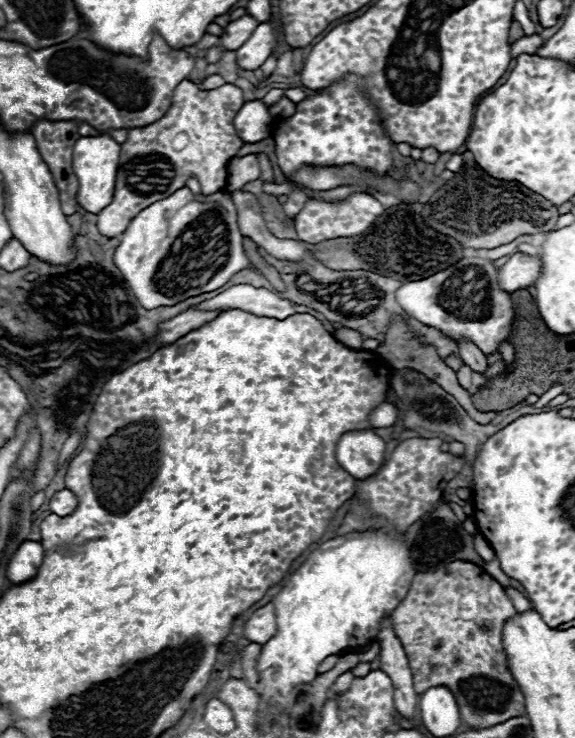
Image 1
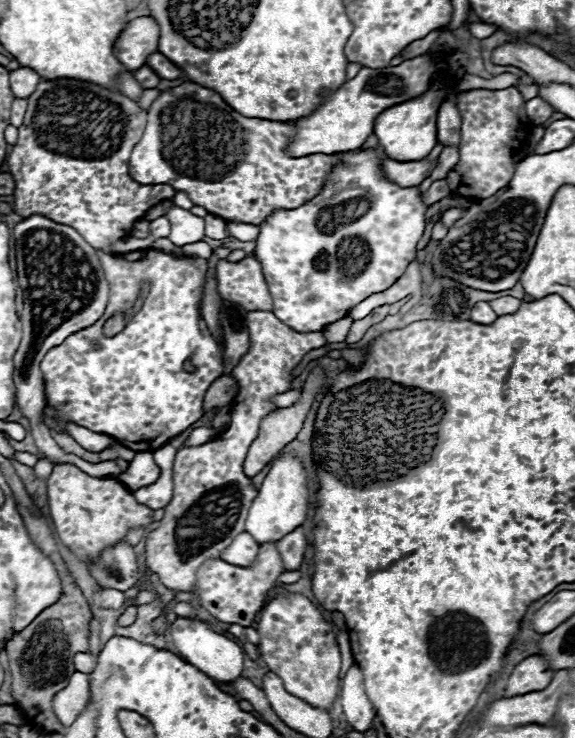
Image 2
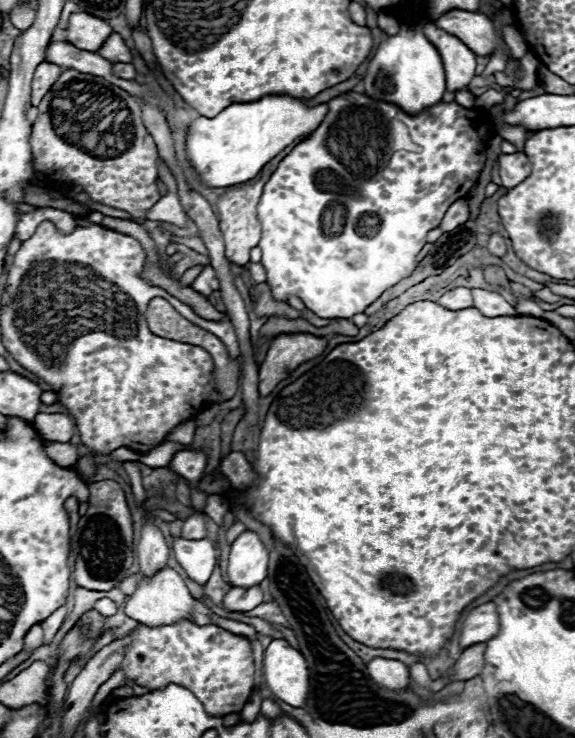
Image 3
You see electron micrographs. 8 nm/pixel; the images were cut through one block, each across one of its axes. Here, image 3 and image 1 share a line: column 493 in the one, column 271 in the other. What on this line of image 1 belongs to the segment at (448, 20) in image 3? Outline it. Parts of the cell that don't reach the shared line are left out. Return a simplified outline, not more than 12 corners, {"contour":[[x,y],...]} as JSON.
{"contour":[[260,22],[236,50],[244,70],[262,66],[276,46],[272,22]]}

